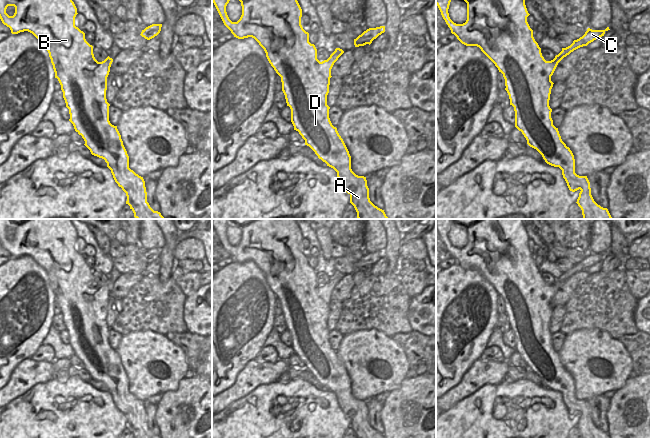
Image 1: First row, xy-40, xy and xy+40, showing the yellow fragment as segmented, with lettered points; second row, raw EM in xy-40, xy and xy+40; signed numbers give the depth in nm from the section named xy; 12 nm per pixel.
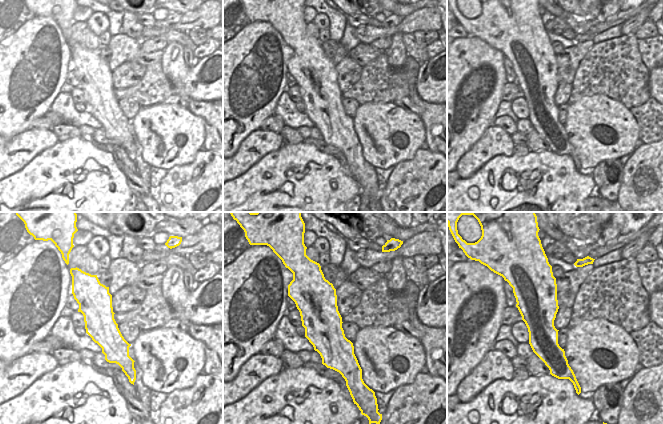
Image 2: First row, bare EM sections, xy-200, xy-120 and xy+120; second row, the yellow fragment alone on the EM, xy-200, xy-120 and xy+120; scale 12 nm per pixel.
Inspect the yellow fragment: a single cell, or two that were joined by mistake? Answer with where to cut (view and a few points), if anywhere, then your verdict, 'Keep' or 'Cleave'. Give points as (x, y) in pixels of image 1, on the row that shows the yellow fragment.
No split. Keep.

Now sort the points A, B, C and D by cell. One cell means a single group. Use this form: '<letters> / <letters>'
A B C D

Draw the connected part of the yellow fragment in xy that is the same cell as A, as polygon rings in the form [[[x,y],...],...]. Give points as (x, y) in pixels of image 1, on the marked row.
[[[213,0],[224,25],[231,31],[234,37],[238,39],[252,37],[264,49],[269,63],[281,77],[282,91],[285,95],[287,106],[291,109],[291,122],[294,130],[299,132],[305,140],[305,145],[309,146],[319,159],[337,172],[341,186],[350,195],[350,203],[357,212],[357,218],[389,219],[384,210],[378,208],[370,201],[366,177],[358,176],[352,171],[349,151],[337,128],[332,125],[329,118],[330,107],[327,105],[327,95],[329,93],[330,78],[332,77],[331,69],[344,51],[336,48],[327,60],[320,62],[317,59],[317,49],[314,44],[309,42],[309,33],[301,25],[302,9],[297,0],[239,0],[242,6],[242,15],[237,22],[232,22],[227,15],[226,6],[229,1]]]

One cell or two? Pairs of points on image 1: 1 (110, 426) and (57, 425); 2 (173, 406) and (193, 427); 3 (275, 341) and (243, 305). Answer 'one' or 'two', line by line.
1: one
2: one
3: two

